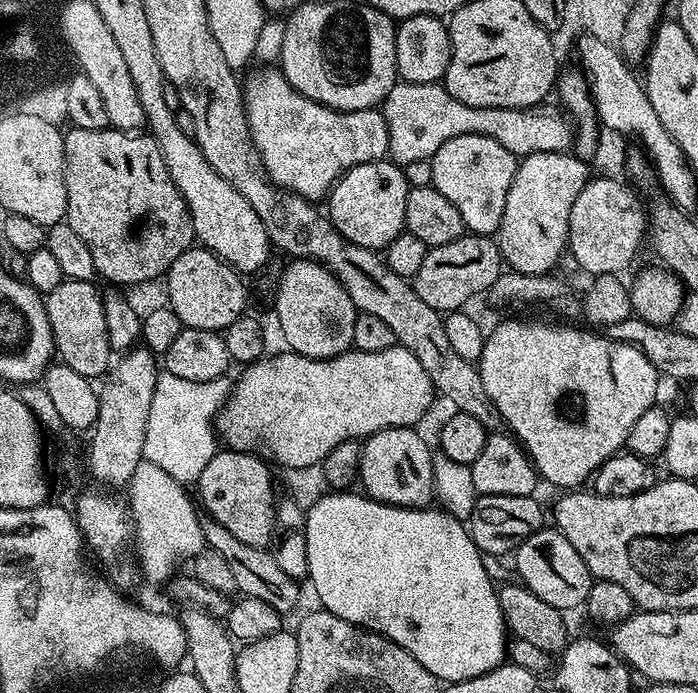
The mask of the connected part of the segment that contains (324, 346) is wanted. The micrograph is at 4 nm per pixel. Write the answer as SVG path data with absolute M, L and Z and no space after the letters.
M293 259L289 264L292 265L289 268L285 267L280 273L280 285L274 305L276 320L280 323L280 332L288 343L285 345L293 352L310 358L318 358L320 361L329 360L349 351L352 348L354 318L357 313L350 294L346 294L346 290L338 282L336 275L318 260Z

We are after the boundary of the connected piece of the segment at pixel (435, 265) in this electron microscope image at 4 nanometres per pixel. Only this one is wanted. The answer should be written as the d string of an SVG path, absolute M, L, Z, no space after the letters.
M465 234L454 242L446 242L446 246L429 248L422 259L422 264L411 277L412 289L434 311L447 314L461 311L467 300L475 296L483 297L502 271L500 245L492 236L473 236Z

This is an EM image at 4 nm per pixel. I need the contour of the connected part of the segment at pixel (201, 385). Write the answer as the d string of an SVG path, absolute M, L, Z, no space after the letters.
M161 371L156 377L153 401L150 402L146 442L143 443L144 460L161 467L182 485L197 483L218 450L213 426L232 390L233 381L228 379L227 375L222 375L210 382L193 382Z

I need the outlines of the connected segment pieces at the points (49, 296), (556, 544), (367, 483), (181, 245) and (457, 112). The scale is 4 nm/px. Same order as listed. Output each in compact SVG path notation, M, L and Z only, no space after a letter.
M66 278L55 290L50 290L43 297L46 306L46 318L50 318L52 346L59 363L70 367L75 373L95 381L96 376L103 377L114 363L114 353L110 346L110 334L106 334L106 310L101 289L96 289L88 280Z
M545 526L530 534L526 542L516 547L514 559L516 572L520 575L517 576L519 583L538 594L542 602L550 602L550 606L561 610L569 610L579 604L581 607L587 601L594 583L592 572L586 562L582 562L582 554L578 554L578 550L574 550L574 546L570 546L570 542L566 542L564 535L554 526Z
M415 427L387 428L378 430L374 435L367 437L360 445L360 478L359 487L371 500L383 504L393 504L399 508L423 508L431 505L434 500L432 491L432 453L433 449L416 433Z
M111 126L102 130L69 127L64 132L64 177L68 214L66 224L84 243L92 264L109 280L109 285L144 284L167 273L178 254L193 247L192 219L186 202L162 162L162 150L151 134L120 132Z
M398 82L390 94L386 94L382 111L388 131L388 156L401 166L431 160L438 146L446 146L450 138L458 138L462 134L482 134L486 138L494 138L494 142L506 146L506 150L518 158L530 154L566 152L574 144L573 121L555 103L545 102L534 108L466 106L466 102L458 102L458 98L454 98L454 94L450 94L440 82Z

